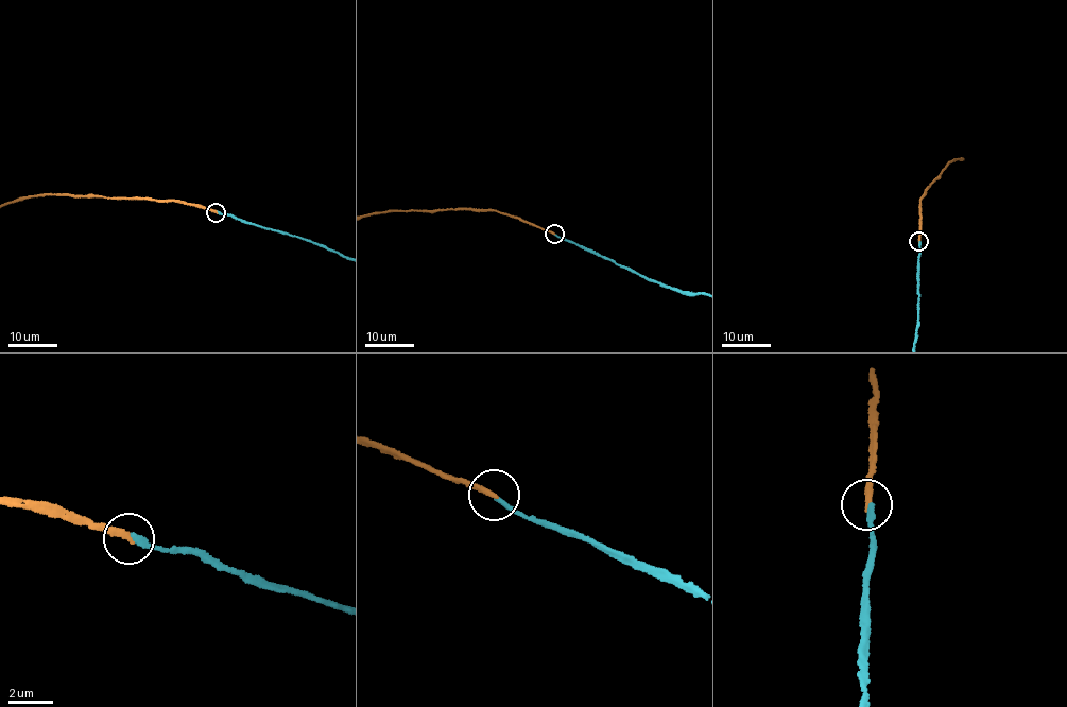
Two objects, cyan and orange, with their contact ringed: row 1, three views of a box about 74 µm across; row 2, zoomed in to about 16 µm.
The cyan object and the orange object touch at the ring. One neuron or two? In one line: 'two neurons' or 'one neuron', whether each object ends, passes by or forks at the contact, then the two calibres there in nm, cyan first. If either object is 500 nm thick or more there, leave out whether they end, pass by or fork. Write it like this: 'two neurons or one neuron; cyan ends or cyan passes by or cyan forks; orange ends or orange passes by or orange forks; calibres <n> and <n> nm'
one neuron; cyan ends; orange ends; calibres 240 and 260 nm

